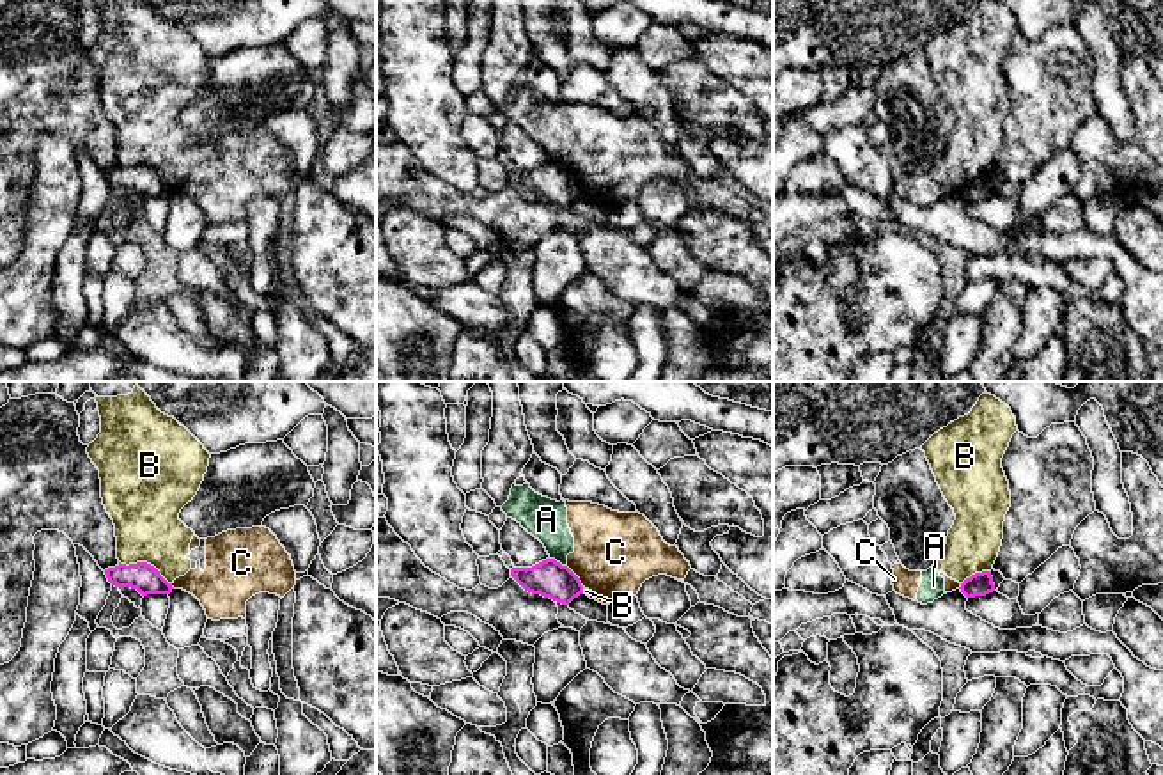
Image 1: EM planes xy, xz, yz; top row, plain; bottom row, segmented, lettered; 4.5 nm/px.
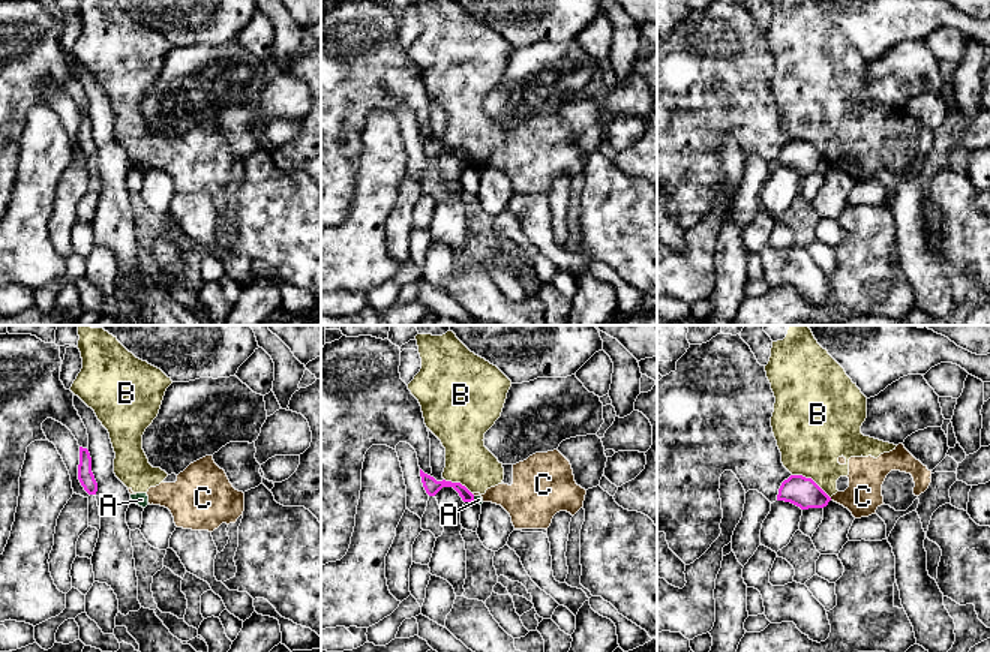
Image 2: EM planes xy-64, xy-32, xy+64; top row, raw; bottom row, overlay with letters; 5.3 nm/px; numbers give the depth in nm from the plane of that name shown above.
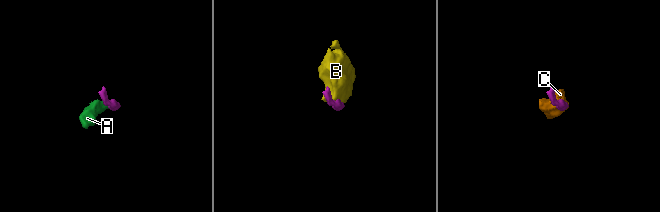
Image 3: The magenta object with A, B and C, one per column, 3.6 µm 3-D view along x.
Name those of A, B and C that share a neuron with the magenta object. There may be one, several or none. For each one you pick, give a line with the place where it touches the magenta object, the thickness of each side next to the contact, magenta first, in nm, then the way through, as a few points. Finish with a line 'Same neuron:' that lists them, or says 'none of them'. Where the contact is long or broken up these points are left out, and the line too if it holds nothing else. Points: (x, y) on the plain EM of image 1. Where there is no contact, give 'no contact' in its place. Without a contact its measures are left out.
Same neuron: none of them

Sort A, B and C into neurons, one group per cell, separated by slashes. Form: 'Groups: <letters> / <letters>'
Groups: A B C

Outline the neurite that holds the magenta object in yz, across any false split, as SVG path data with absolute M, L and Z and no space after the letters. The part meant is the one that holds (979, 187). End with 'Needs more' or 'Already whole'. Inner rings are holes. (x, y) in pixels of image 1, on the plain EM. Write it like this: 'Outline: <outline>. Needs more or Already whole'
Outline: M991 174L975 176L961 186L966 200L986 199L995 193Z. Already whole

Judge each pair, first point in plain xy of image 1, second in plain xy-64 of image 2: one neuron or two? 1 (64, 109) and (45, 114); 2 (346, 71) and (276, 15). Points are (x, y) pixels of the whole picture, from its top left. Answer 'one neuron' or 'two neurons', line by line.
1: two neurons
2: one neuron

